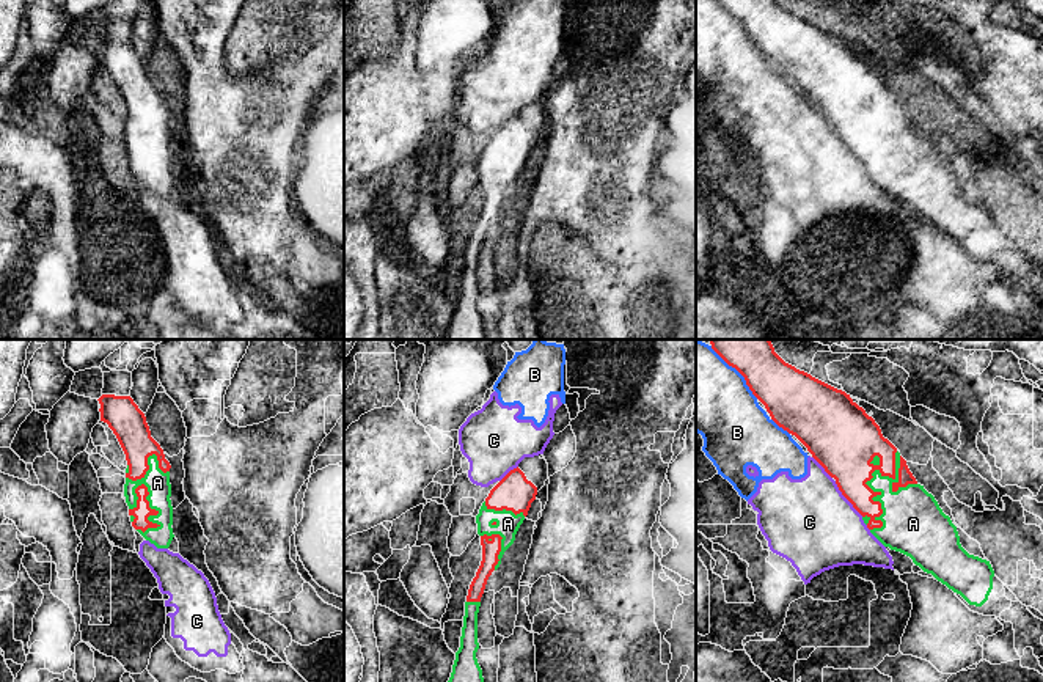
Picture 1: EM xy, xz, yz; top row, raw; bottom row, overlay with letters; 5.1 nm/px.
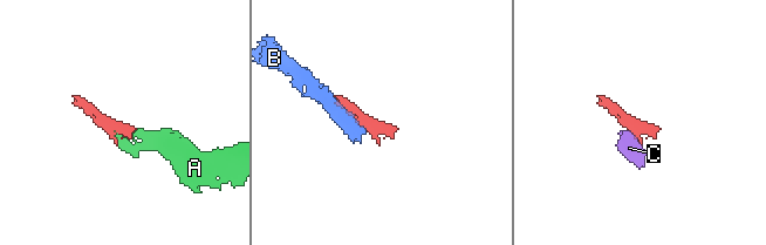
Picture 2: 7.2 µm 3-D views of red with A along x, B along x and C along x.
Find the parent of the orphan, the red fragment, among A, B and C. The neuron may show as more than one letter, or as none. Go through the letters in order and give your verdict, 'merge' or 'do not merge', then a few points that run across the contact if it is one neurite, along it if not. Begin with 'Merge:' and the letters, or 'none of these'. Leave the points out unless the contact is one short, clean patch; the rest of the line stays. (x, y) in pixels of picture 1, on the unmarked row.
Merge: A
A: merge
B: do not merge
C: do not merge | yz (834, 129), (841, 142), (863, 164)

